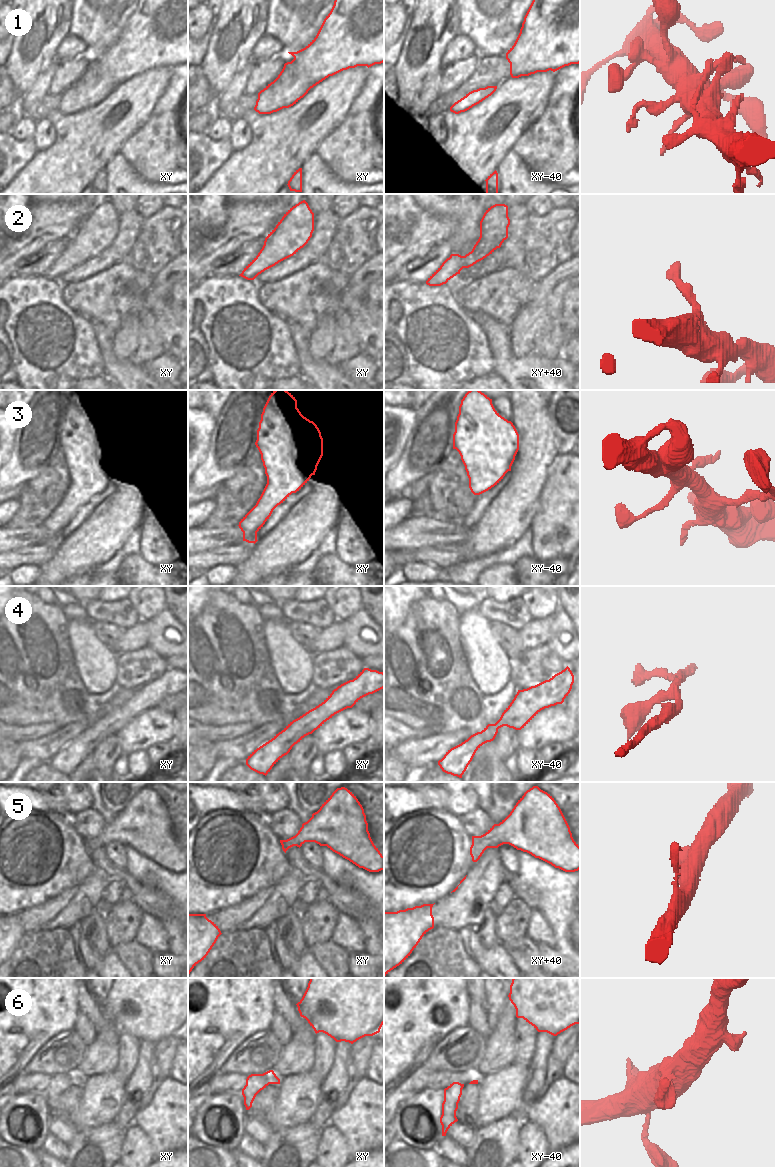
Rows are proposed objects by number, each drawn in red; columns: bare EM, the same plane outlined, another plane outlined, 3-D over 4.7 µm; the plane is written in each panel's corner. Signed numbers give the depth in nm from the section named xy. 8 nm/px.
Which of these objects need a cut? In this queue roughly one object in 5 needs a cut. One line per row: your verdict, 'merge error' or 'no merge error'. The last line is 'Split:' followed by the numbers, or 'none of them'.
1: no merge error
2: no merge error
3: no merge error
4: no merge error
5: no merge error
6: no merge error
Split: none of them

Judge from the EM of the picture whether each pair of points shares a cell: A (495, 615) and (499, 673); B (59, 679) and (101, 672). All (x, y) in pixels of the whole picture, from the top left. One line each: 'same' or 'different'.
A: different
B: different

